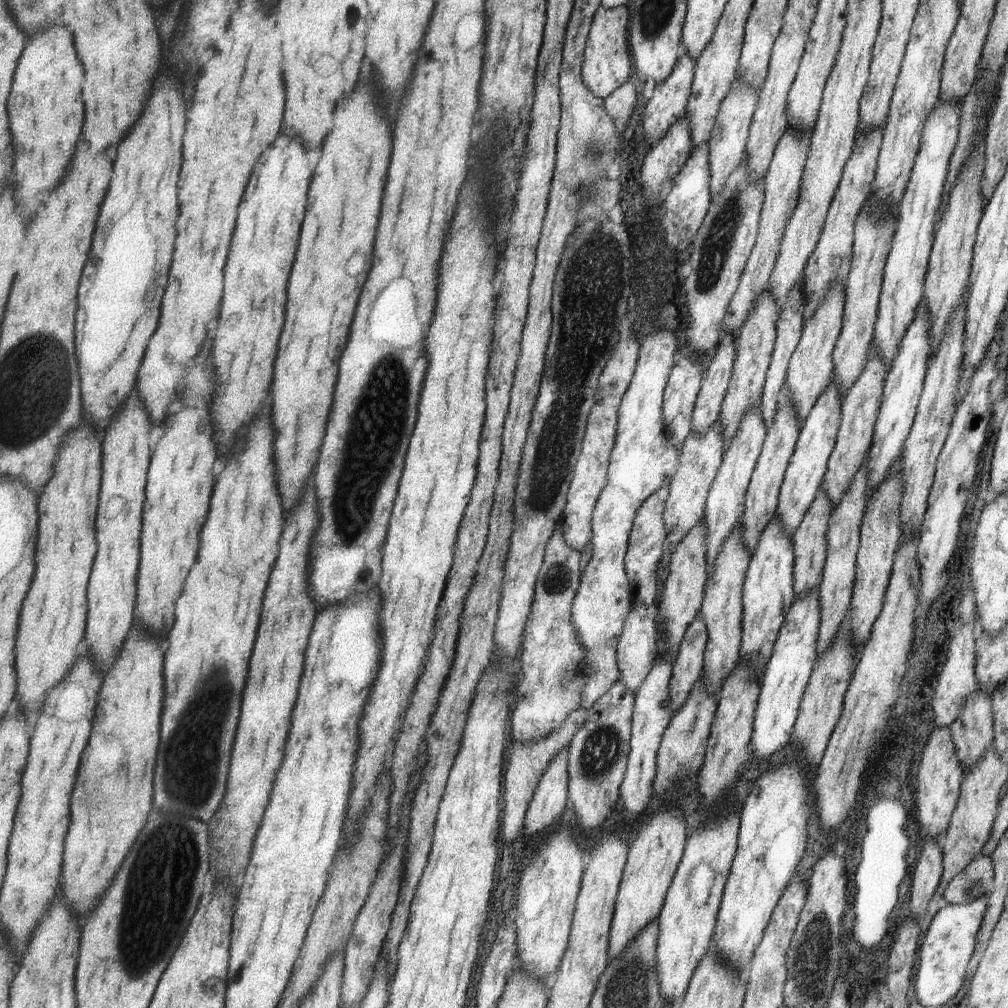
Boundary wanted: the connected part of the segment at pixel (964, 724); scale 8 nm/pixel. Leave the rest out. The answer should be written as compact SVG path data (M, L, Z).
M977 688L966 698L959 716L948 726L955 758L963 774L983 756L993 740L990 696Z

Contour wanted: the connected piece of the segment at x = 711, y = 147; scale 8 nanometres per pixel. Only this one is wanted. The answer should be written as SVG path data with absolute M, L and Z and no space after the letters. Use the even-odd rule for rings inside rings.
M738 76L733 82L733 88L726 96L721 104L721 108L717 114L717 120L714 123L713 131L707 148L709 152L709 171L710 171L710 196L714 197L722 191L726 184L726 180L745 159L745 150L747 137L749 135L750 118L754 114L755 105L758 100L757 89L752 89L743 85Z

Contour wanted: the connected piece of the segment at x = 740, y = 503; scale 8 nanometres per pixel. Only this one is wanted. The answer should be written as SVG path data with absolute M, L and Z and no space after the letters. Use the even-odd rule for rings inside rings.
M758 406L743 418L738 432L730 440L730 446L722 453L722 462L714 476L709 494L706 496L704 528L706 529L707 580L710 579L714 570L714 561L718 558L724 541L730 536L731 528L737 524L739 516L742 516L745 510L746 488L749 486L754 467L757 466L758 456L766 433L761 417L756 413L757 409Z

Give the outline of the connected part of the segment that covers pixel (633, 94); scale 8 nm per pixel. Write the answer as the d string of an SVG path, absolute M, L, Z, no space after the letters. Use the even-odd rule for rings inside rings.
M627 81L617 90L614 90L613 94L604 100L604 103L606 104L606 111L618 126L618 131L622 135L628 133L627 122L629 122L633 110L637 108L637 90L635 90L635 86Z

